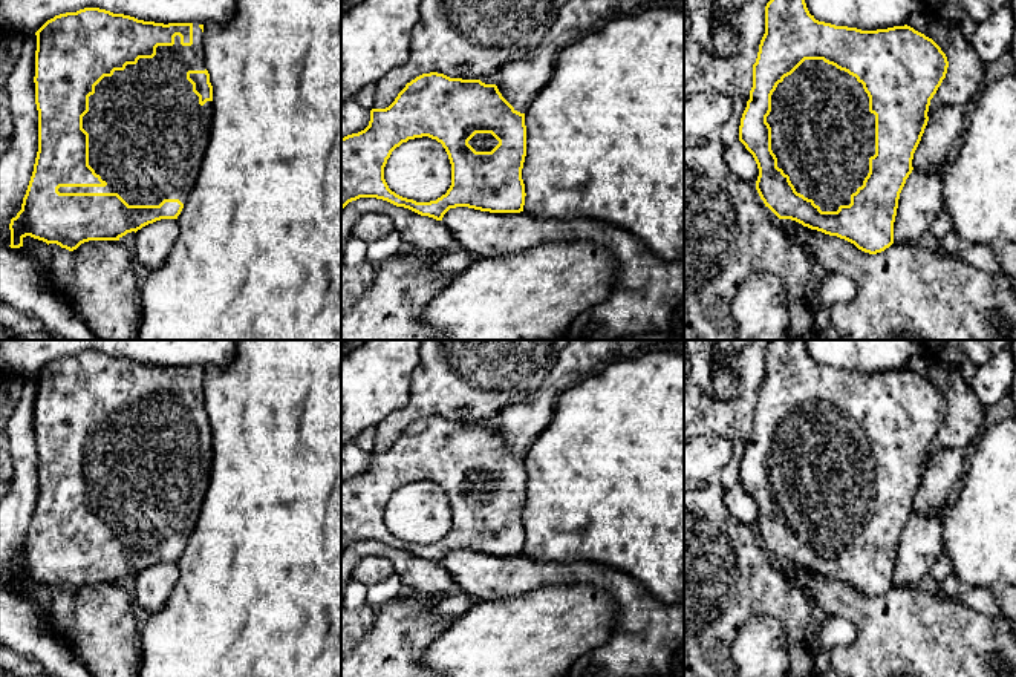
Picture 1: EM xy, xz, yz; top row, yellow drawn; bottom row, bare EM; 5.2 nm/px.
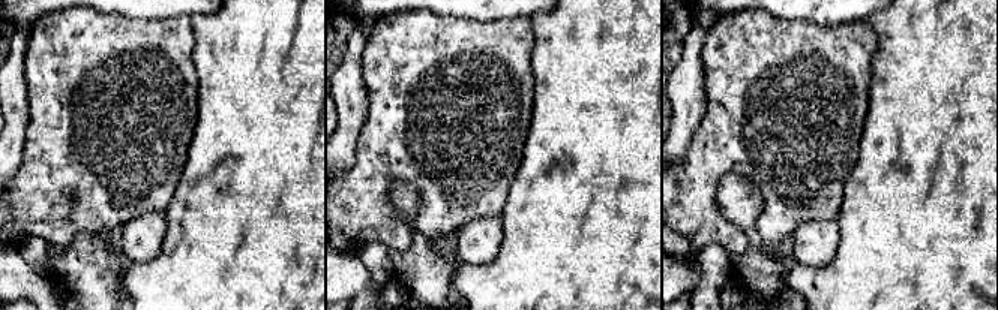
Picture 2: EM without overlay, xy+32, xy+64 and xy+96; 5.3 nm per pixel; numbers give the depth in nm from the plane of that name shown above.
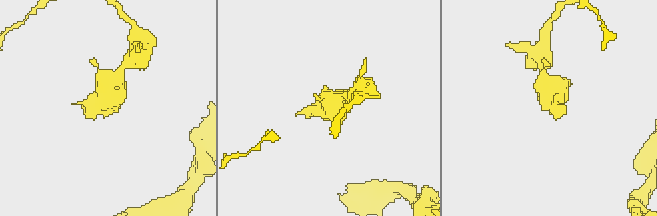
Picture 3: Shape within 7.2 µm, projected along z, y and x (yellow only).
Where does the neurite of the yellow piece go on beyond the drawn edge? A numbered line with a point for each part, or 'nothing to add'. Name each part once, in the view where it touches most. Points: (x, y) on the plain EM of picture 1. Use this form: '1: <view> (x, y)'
1: xy (147, 477)

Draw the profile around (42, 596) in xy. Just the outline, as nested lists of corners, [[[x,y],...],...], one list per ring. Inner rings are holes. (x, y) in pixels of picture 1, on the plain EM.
[[[26,579],[23,581],[23,588],[20,593],[21,596],[31,599],[37,614],[44,620],[52,599],[49,588],[43,584]]]

